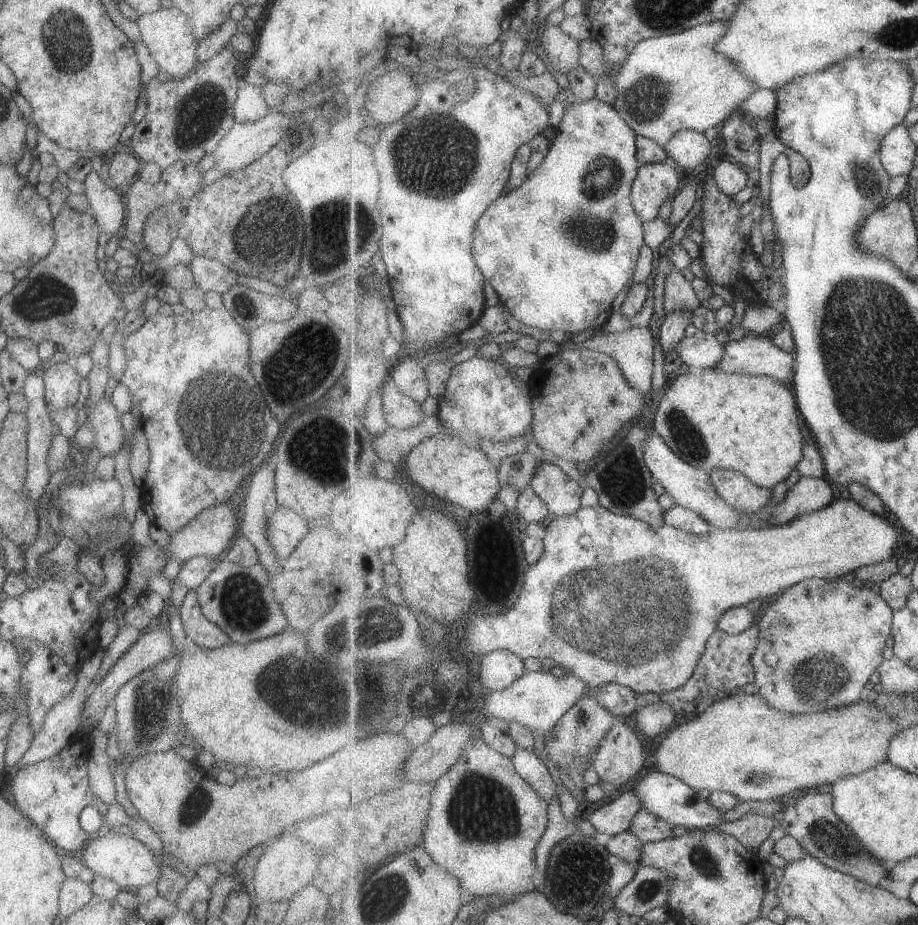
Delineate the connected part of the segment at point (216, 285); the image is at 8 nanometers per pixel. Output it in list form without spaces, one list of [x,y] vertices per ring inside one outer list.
[[[194,256],[188,267],[193,274],[196,287],[203,293],[213,290],[222,295],[233,284],[239,285],[236,280],[237,274],[216,260]]]

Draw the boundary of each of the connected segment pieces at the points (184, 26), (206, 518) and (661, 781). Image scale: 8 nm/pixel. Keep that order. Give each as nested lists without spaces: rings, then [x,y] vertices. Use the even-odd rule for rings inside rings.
[[[160,7],[155,12],[143,13],[136,19],[142,42],[157,63],[158,70],[165,72],[168,78],[183,78],[197,65],[197,45],[191,34],[192,23],[189,18],[175,7]]]
[[[230,501],[203,510],[187,522],[187,525],[175,530],[174,533],[169,533],[168,552],[171,560],[183,564],[192,557],[217,557],[227,547],[235,533],[237,515],[234,514],[235,508],[232,508]]]
[[[653,771],[644,775],[643,778],[640,778],[641,780],[636,780],[633,790],[637,790],[641,802],[645,804],[643,809],[649,810],[657,818],[661,818],[661,820],[665,820],[665,822],[669,822],[673,826],[684,826],[691,829],[718,828],[720,824],[726,824],[721,819],[722,814],[725,812],[717,810],[707,798],[700,798],[697,795],[697,791],[685,784],[683,780],[661,771]]]

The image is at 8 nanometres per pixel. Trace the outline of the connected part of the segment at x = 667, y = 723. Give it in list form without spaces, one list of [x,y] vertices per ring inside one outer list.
[[[663,700],[641,707],[636,712],[638,730],[644,736],[651,738],[661,733],[666,734],[678,721],[679,716],[673,710],[673,706]]]

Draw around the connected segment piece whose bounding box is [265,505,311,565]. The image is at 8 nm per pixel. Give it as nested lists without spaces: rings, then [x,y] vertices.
[[[282,505],[266,519],[266,538],[279,565],[297,547],[310,526],[308,520]]]

